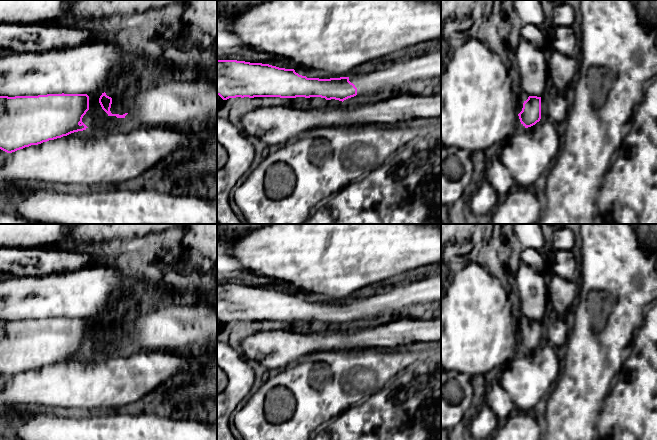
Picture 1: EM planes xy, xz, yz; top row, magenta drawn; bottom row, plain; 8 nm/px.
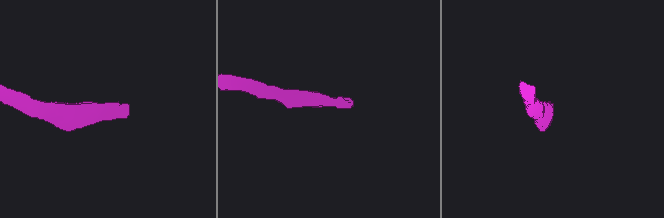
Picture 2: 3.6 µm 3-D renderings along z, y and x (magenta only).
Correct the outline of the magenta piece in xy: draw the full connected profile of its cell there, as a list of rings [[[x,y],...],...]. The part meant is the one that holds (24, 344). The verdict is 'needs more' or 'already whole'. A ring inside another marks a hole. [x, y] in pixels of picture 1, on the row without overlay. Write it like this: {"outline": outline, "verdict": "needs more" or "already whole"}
{"outline": [[[47,318],[38,320],[0,320],[0,373],[12,377],[49,364],[86,354],[82,346],[89,334],[87,318]]], "verdict": "already whole"}

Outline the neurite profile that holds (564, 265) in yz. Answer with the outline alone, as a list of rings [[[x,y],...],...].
[[[554,251],[551,254],[550,263],[553,273],[565,280],[573,280],[577,269],[572,251]]]

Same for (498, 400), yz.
[[[497,381],[491,382],[488,386],[486,404],[497,419],[507,419],[515,406],[509,394]]]

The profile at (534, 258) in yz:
[[[523,248],[521,261],[532,267],[537,272],[543,272],[547,262],[544,253],[540,250]]]

